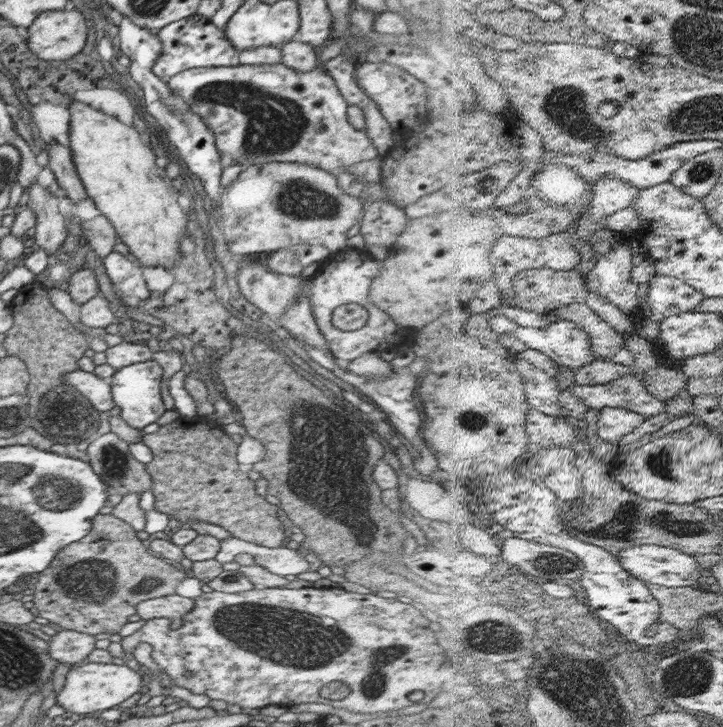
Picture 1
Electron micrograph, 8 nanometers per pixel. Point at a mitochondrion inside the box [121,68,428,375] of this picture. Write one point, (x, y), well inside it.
(275, 124)

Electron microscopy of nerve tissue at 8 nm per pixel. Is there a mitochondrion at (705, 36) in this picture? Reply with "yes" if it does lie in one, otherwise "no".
yes

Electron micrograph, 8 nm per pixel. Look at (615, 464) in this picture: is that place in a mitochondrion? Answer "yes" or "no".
no

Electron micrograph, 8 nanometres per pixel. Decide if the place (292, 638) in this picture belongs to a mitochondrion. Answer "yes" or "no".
yes

